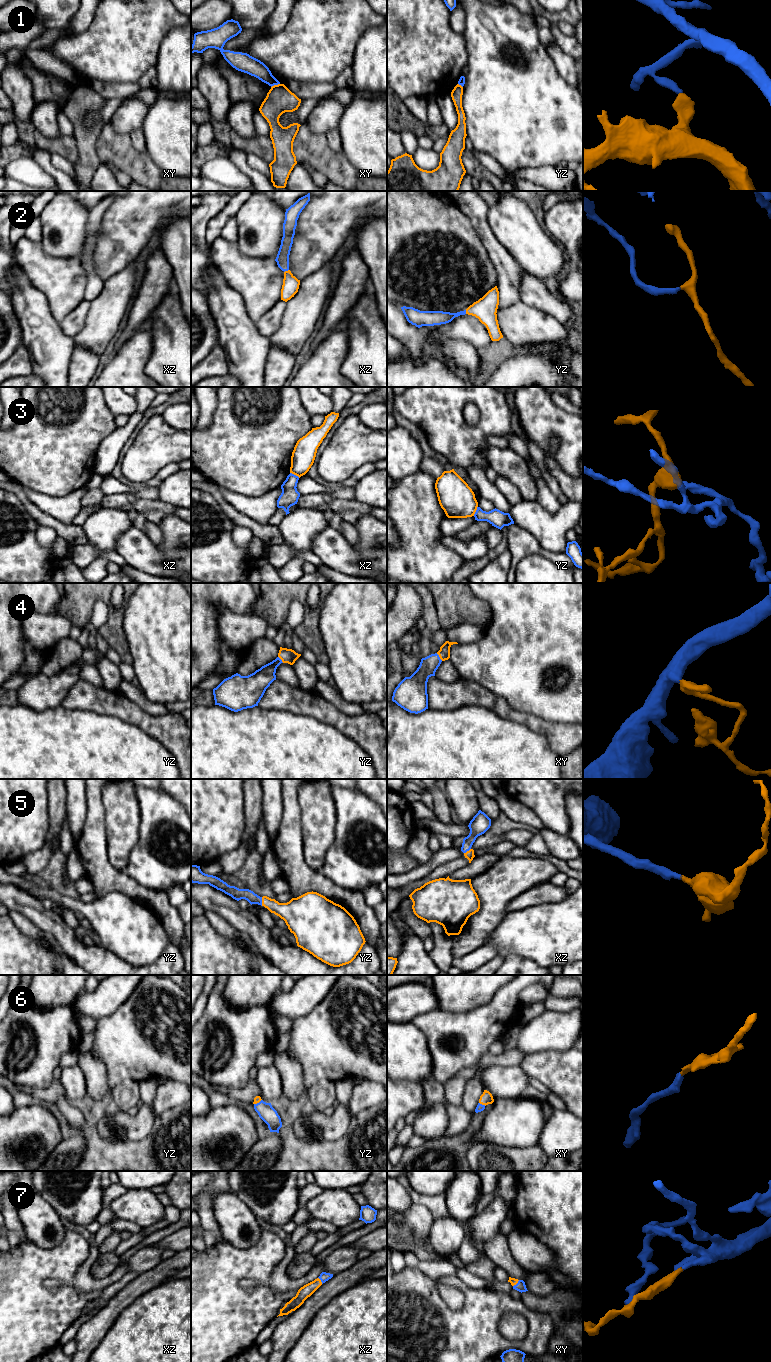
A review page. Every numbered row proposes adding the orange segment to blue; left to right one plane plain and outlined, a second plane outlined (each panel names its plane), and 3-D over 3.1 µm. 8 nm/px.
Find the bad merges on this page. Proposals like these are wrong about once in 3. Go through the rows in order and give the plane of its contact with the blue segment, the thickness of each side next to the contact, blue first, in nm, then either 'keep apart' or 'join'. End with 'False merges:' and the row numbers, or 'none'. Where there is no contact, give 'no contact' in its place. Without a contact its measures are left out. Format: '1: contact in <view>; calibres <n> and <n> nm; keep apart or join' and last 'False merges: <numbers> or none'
1: contact in xy; calibres 140 and 220 nm; keep apart
2: contact in xz; calibres 110 and 130 nm; join
3: contact in xz; calibres 140 and 190 nm; keep apart
4: contact in xy; calibres 150 and 100 nm; join
5: contact in yz; calibres 90 and 170 nm; join
6: contact in xy; calibres 60 and 100 nm; join
7: contact in xz; calibres 70 and 100 nm; join
False merges: 1, 3

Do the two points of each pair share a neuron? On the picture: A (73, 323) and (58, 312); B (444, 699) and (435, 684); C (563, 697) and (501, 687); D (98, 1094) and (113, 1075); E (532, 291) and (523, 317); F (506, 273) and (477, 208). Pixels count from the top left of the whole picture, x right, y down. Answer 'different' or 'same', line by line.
A: different
B: same
C: same
D: different
E: different
F: same

